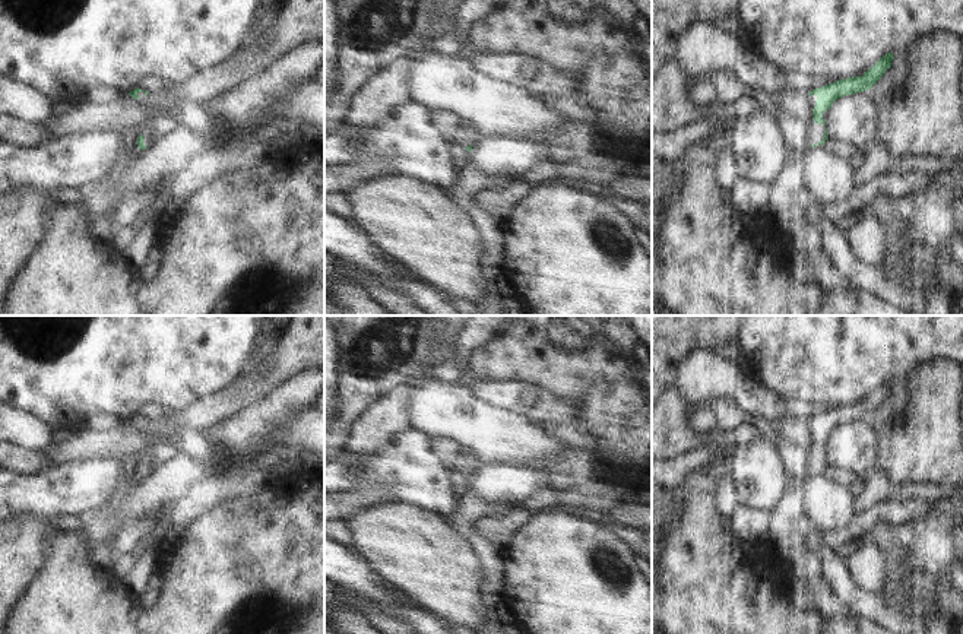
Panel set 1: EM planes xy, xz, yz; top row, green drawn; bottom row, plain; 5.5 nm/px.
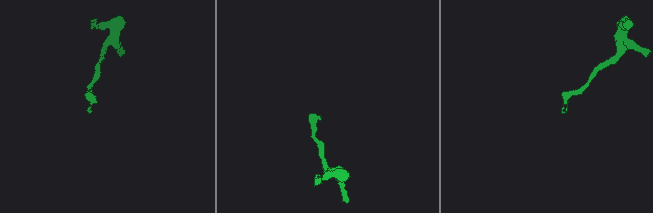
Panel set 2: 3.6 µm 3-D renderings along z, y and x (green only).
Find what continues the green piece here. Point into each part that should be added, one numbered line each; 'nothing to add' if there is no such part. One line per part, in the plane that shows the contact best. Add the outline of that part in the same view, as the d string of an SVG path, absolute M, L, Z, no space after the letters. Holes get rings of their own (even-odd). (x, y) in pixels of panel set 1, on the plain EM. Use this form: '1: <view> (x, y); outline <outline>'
nothing to add

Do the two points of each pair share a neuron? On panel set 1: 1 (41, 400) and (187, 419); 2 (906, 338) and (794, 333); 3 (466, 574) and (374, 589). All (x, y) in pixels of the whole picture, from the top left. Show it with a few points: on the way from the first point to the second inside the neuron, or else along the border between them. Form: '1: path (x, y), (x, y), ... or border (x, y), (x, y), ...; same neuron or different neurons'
1: border (199, 399), (180, 409), (167, 412); different neurons
2: path (878, 333), (821, 333); same neuron
3: border (368, 563), (374, 571), (396, 587); different neurons

